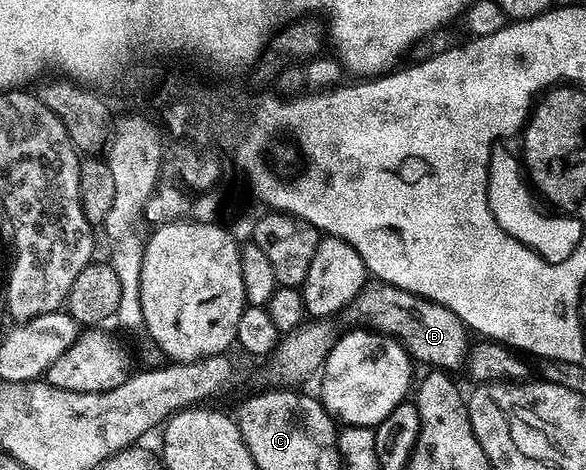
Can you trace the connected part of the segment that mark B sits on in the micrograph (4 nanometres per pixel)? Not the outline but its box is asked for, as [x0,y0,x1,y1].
[354,281,470,372]

